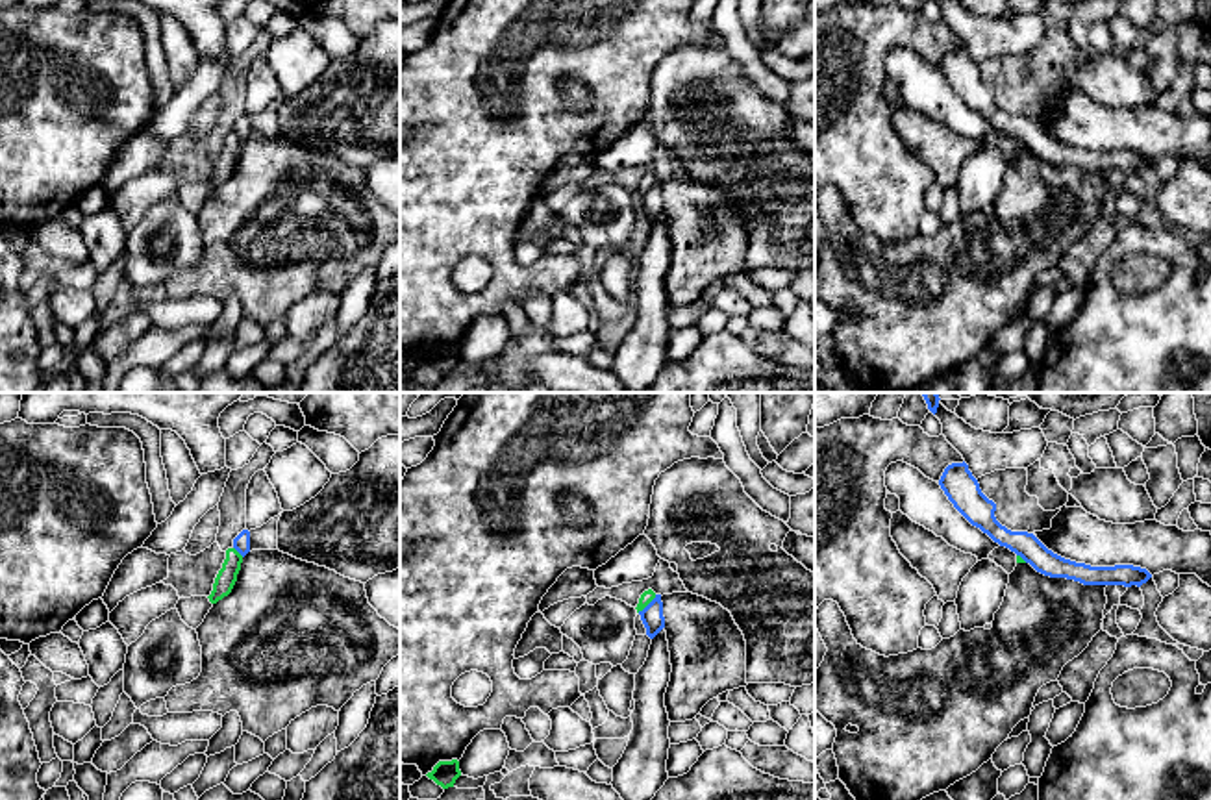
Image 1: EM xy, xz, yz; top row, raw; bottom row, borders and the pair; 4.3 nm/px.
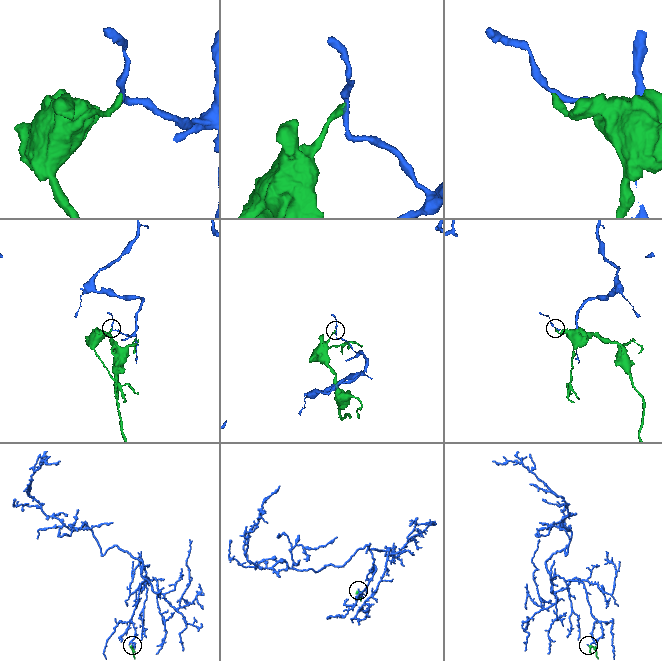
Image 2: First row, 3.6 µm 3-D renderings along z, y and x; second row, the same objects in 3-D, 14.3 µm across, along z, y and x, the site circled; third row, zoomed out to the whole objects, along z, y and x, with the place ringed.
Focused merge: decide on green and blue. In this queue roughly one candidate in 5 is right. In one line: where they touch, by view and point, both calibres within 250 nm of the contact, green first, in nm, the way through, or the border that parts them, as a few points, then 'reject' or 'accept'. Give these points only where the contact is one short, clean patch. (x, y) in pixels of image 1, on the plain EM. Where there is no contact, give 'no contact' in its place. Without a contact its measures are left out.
xz (647, 189) | 60/100 nm | along xz (656, 180), (637, 197) | reject

